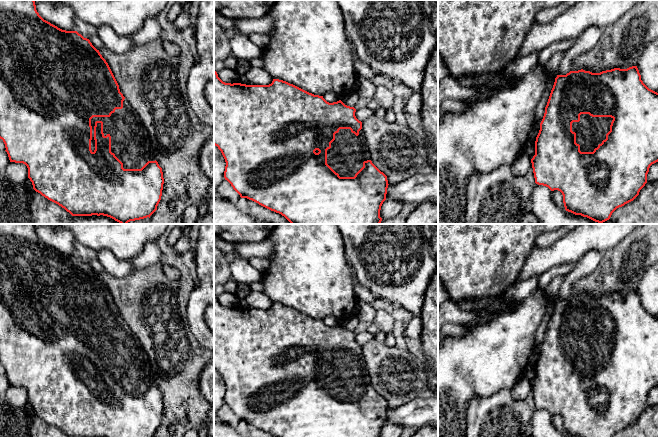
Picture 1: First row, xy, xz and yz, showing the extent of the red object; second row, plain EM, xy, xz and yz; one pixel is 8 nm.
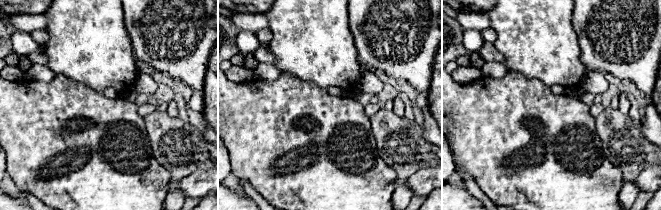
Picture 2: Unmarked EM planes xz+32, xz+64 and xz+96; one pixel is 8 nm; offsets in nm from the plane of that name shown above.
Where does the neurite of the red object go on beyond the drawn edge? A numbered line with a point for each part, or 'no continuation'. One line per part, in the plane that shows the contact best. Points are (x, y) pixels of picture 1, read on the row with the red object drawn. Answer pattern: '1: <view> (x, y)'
1: xy (130, 142)

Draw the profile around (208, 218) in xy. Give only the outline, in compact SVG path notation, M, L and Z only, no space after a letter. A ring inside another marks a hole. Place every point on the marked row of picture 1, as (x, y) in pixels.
M207 212L204 216L198 216L196 224L214 224L214 216Z

